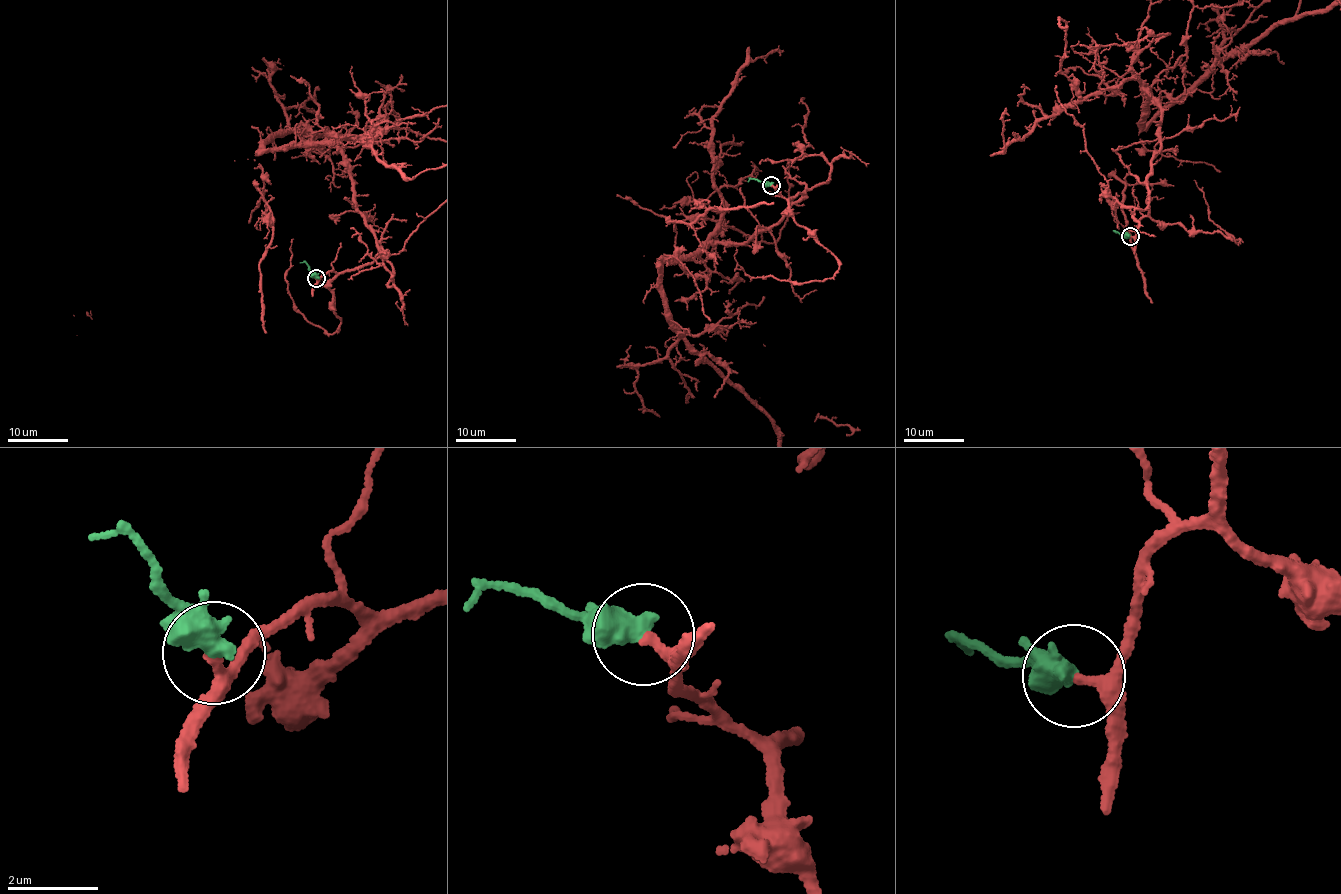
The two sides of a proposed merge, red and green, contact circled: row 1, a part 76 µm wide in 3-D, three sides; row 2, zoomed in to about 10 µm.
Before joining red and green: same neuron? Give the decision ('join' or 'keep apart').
join

